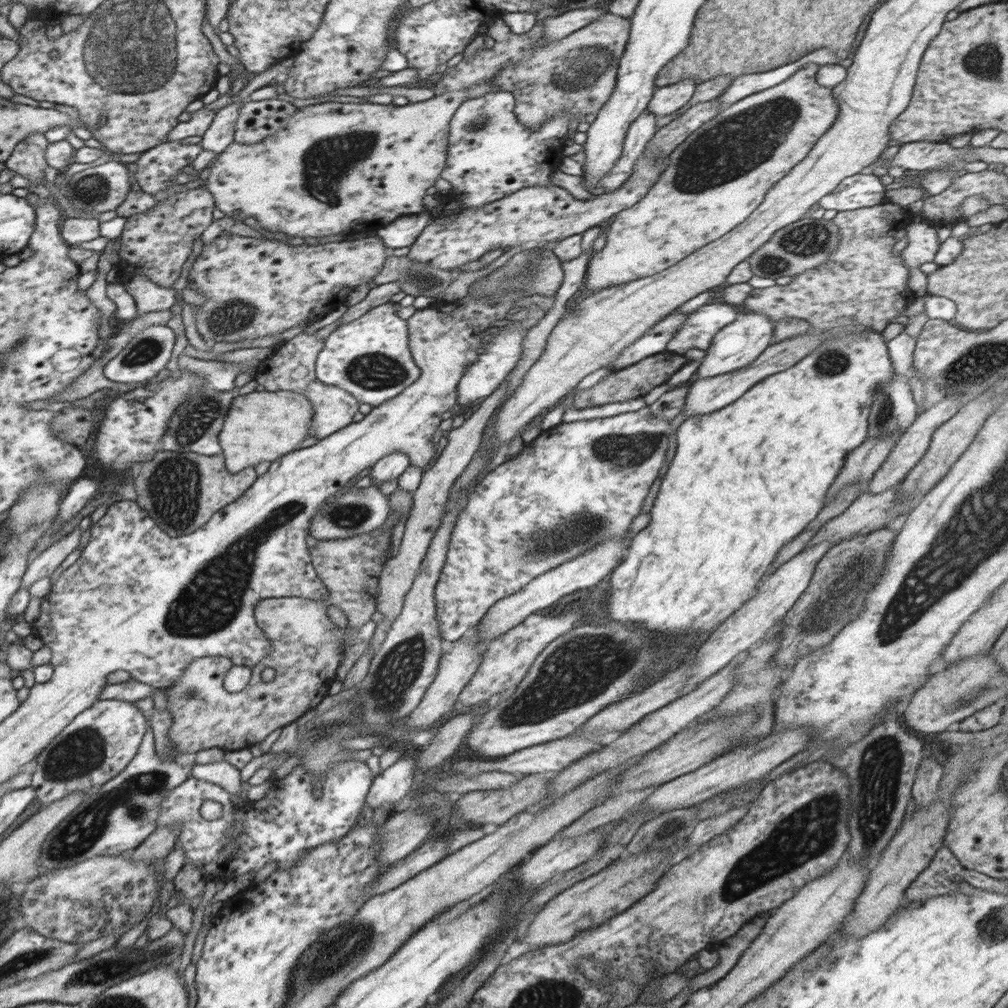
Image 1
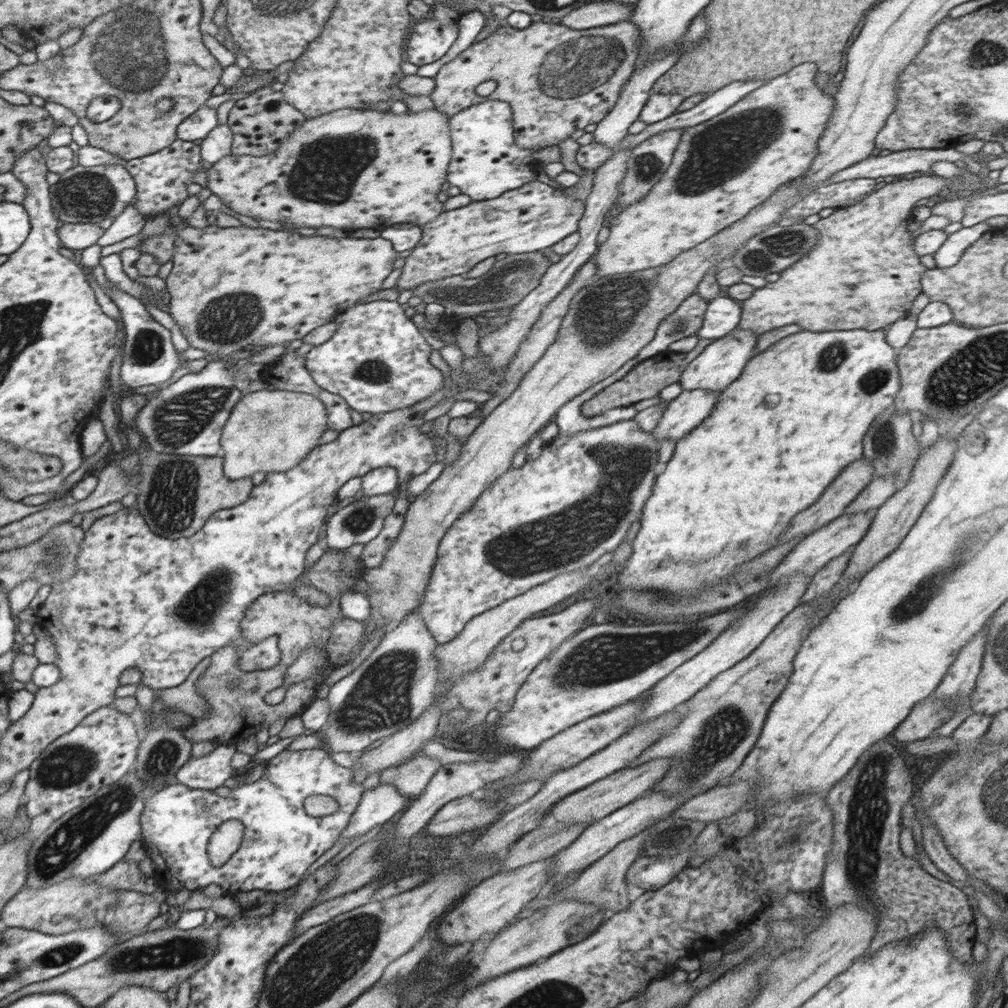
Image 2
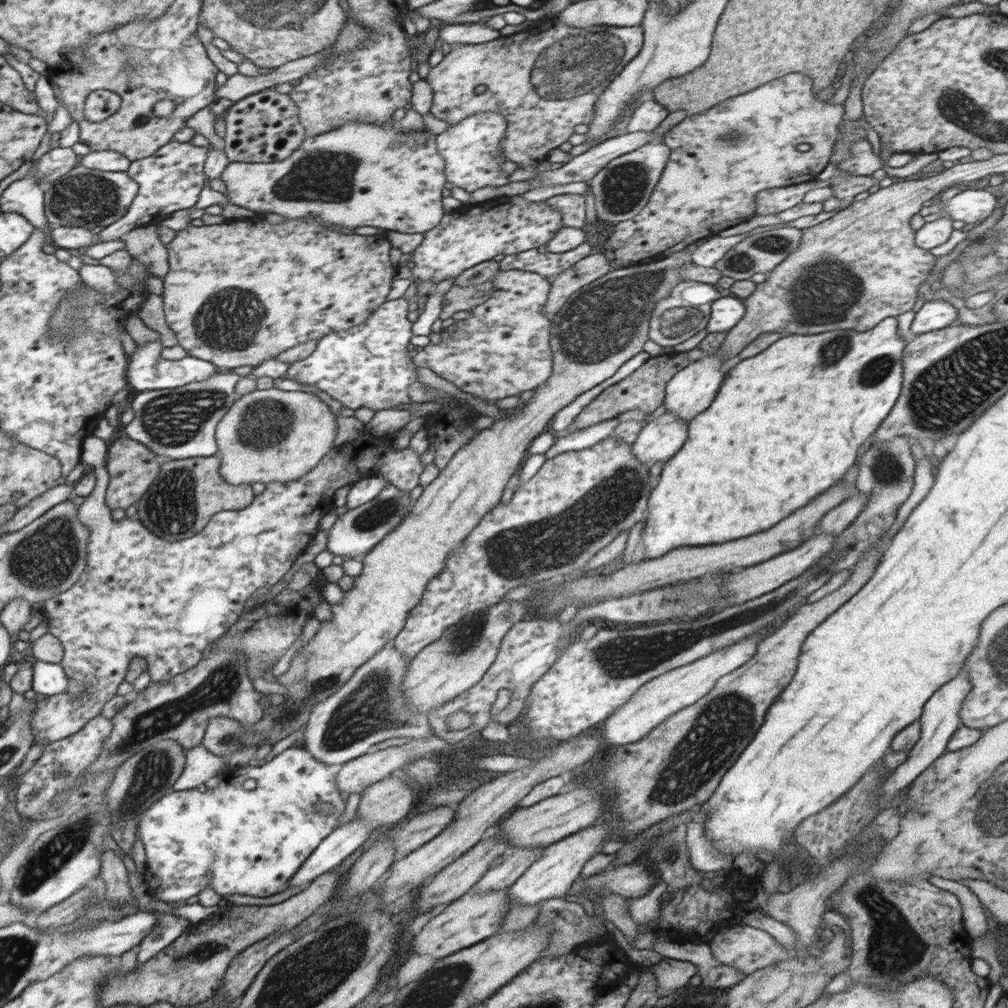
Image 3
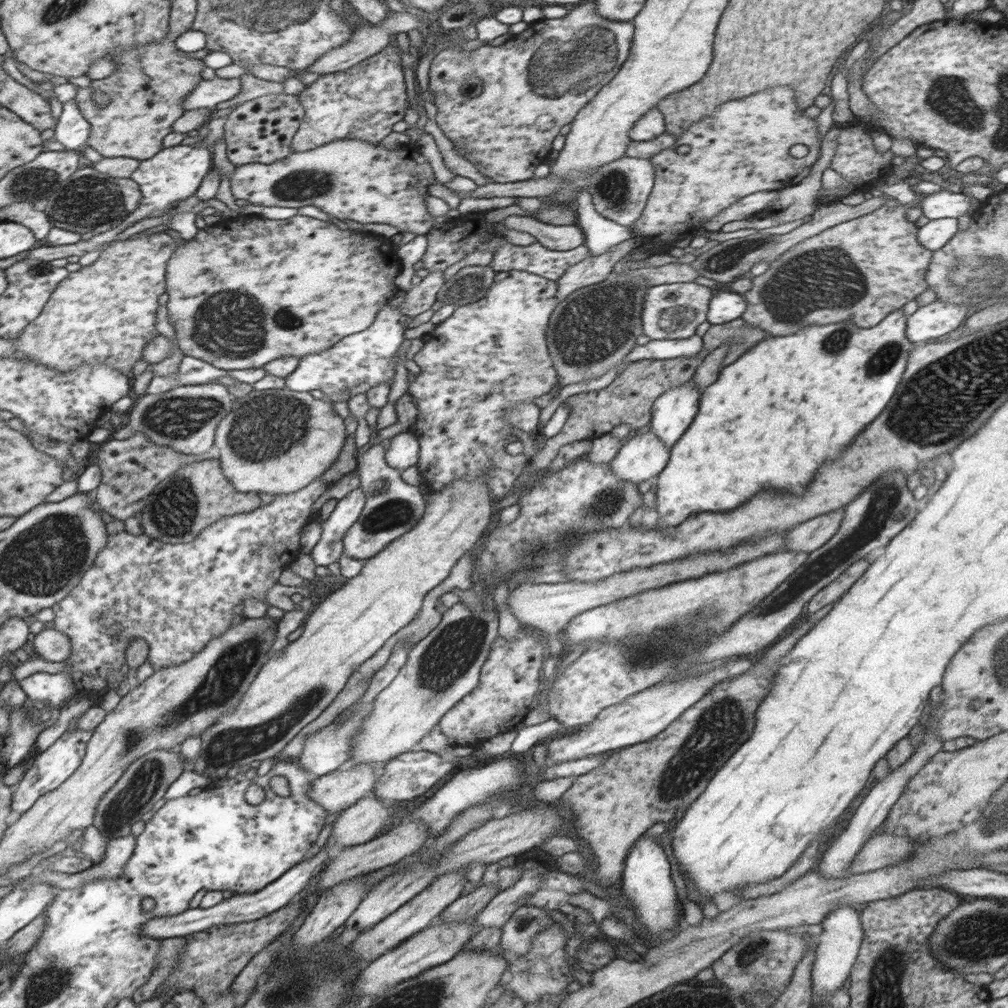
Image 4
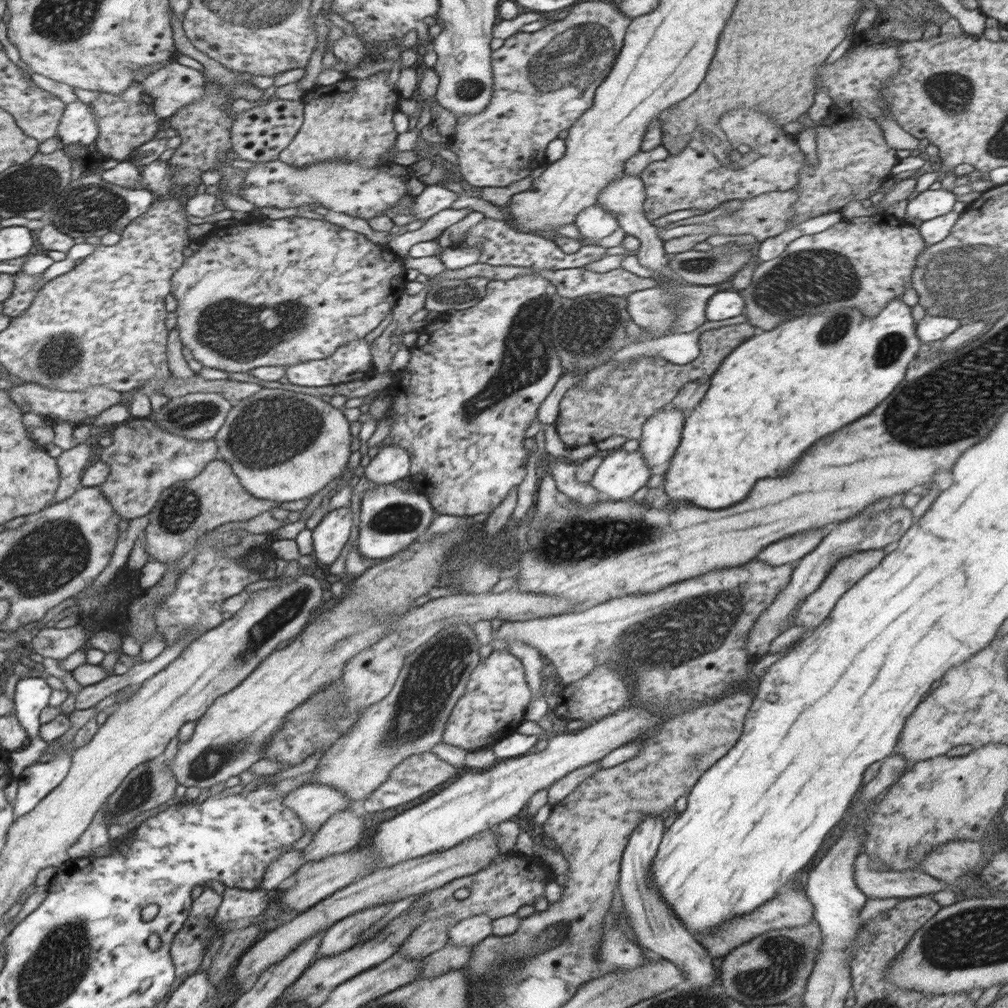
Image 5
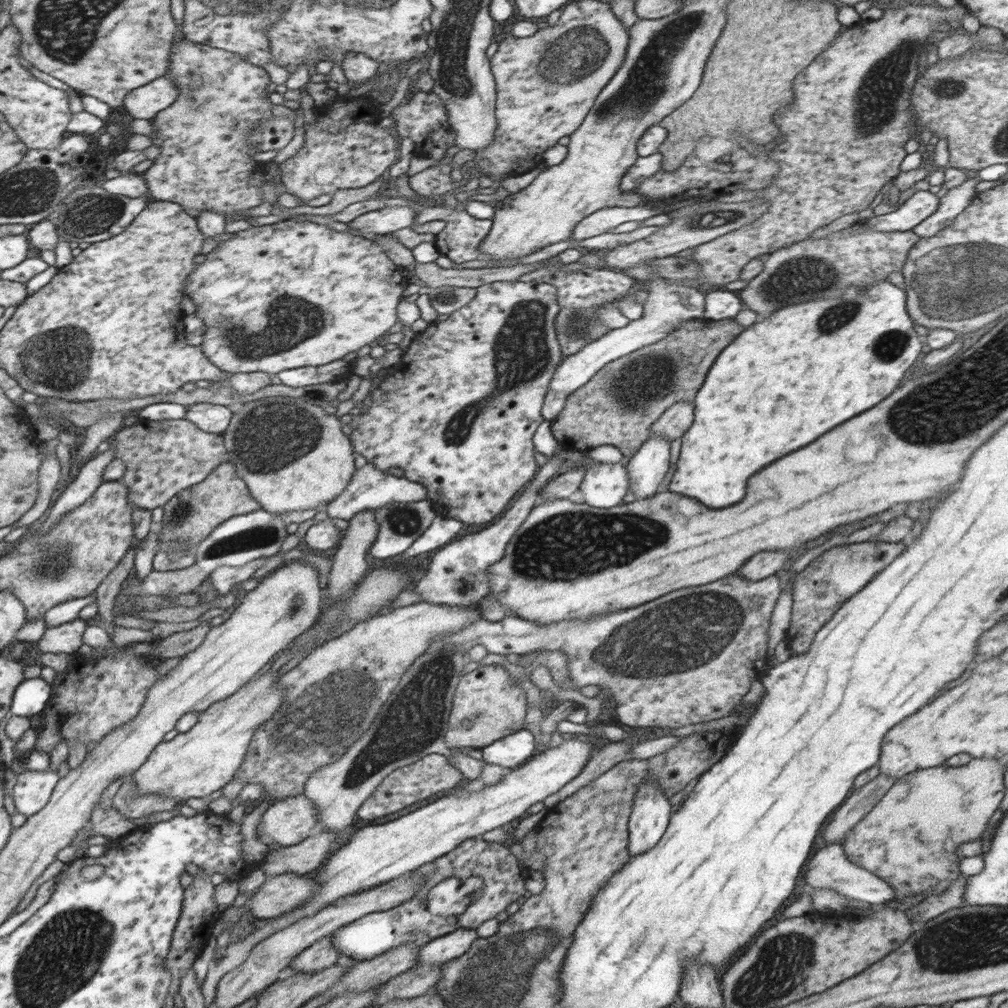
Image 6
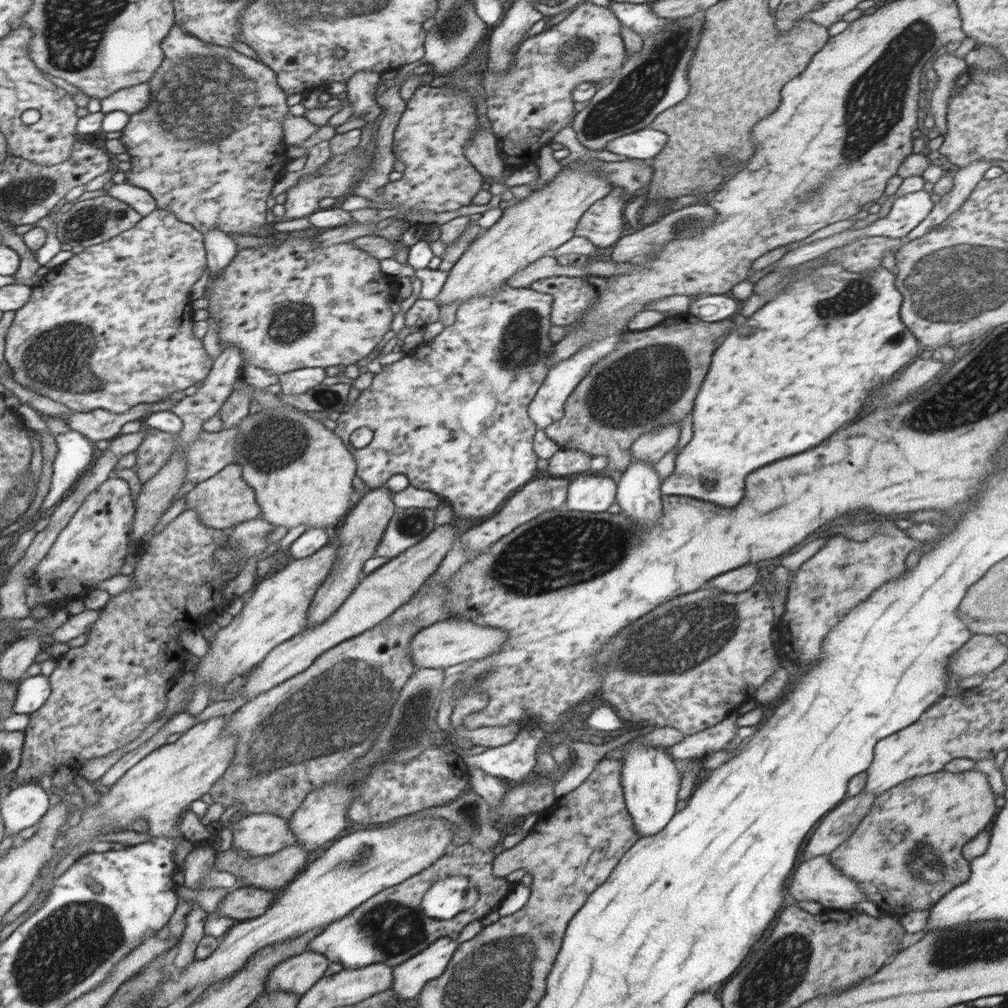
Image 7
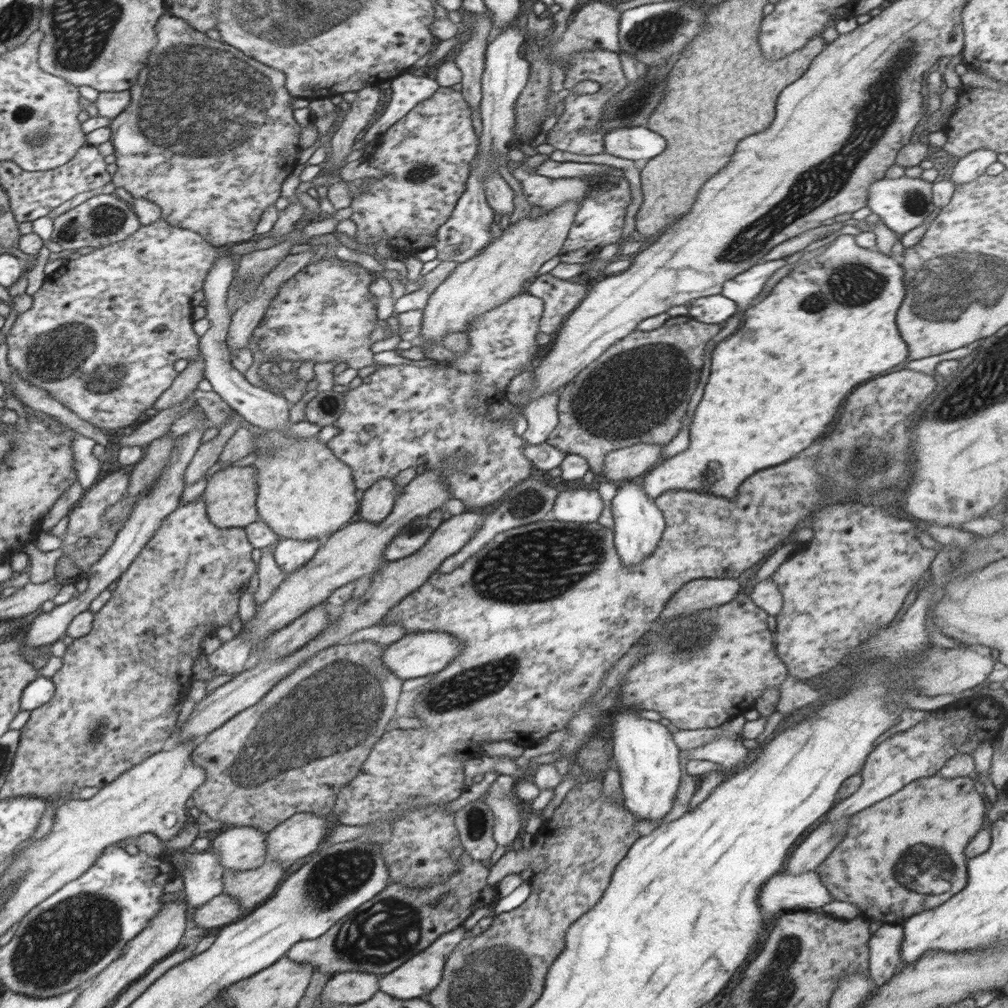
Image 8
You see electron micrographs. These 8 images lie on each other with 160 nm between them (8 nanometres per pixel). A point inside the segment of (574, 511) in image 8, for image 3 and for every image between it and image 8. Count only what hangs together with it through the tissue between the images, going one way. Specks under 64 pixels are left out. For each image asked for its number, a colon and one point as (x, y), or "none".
3: (659, 440)
4: (642, 458)
5: (621, 474)
6: (604, 486)
7: (595, 493)

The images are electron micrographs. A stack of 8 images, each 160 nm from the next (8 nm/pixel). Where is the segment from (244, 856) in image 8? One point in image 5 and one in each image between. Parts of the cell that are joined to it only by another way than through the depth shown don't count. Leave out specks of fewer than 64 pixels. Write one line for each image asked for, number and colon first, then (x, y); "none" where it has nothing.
5: (313, 804)
6: (287, 822)
7: (261, 834)

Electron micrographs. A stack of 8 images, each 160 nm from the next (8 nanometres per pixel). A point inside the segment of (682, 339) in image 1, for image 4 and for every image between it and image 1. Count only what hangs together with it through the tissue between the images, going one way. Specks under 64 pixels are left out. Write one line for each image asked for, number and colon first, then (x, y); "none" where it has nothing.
2: (723, 314)
3: (726, 311)
4: (725, 306)

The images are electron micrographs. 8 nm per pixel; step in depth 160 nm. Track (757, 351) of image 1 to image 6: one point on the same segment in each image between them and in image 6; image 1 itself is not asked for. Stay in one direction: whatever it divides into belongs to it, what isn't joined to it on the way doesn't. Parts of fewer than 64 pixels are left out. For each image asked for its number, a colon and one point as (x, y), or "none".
2: (720, 363)
3: (689, 392)
4: (672, 413)
5: (661, 435)
6: (649, 466)

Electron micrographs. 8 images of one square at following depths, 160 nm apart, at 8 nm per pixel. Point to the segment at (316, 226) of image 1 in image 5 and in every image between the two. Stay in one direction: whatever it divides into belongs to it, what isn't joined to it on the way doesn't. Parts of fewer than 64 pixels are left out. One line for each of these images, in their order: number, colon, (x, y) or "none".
2: (383, 169)
3: (358, 174)
4: (350, 179)
5: (339, 185)

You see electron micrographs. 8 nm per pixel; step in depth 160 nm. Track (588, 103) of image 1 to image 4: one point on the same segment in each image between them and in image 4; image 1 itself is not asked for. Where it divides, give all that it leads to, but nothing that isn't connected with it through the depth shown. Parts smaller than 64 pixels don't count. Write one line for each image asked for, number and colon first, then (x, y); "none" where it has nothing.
2: (558, 80)
3: (544, 81)
4: (508, 130)

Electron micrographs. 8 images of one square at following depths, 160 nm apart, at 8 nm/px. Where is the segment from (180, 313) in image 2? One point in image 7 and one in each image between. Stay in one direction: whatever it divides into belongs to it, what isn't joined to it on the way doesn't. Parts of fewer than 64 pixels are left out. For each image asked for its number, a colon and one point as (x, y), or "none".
3: (238, 293)
4: (243, 292)
5: (277, 292)
6: (291, 294)
7: (292, 305)

